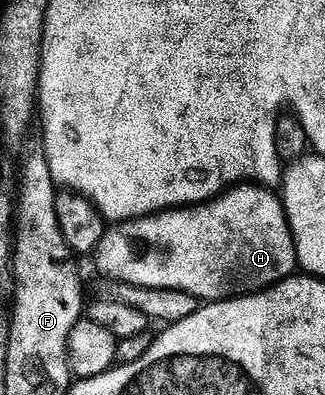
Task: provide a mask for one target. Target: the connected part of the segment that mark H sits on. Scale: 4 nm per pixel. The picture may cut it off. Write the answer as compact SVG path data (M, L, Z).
M245 182L204 204L169 208L155 216L143 216L141 220L111 227L105 231L100 247L94 253L94 261L102 275L120 280L116 282L121 285L176 290L190 294L200 302L219 302L235 297L237 293L255 294L287 280L298 268L292 227L284 215L281 197L272 192L275 191L269 187Z

